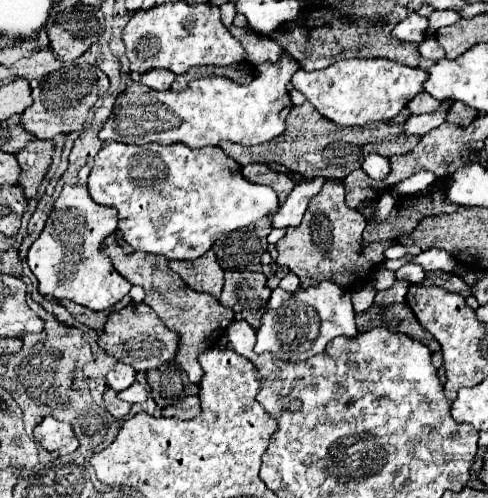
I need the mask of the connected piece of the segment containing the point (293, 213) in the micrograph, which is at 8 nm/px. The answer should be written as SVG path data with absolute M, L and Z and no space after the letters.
M314 177L312 181L296 183L296 187L292 189L292 193L284 201L284 205L280 205L276 215L272 215L272 227L274 229L298 227L304 217L304 211L308 207L308 201L312 199L312 195L316 195L322 189L324 181L326 181L324 177Z

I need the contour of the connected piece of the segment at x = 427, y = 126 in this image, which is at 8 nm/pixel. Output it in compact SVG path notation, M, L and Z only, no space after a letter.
M444 99L442 103L444 103L444 107L440 107L440 111L408 117L408 121L404 123L404 131L406 131L408 135L426 135L428 131L440 127L440 125L446 121L446 115L448 115L448 111L450 111L454 99Z

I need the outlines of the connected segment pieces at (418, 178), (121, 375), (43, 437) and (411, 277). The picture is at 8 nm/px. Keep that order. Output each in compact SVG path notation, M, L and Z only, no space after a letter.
M420 171L420 173L400 181L396 187L392 187L392 193L396 193L396 195L414 195L414 193L418 193L418 191L422 191L428 185L434 183L434 181L426 181L424 177L426 177L426 171Z
M118 363L116 369L106 375L106 379L108 379L108 385L114 391L124 391L124 389L128 389L136 381L136 371L130 365Z
M44 417L34 429L34 437L46 451L56 451L58 455L68 455L78 449L78 439L74 437L72 427L54 417Z
M406 263L406 265L400 267L394 275L396 275L396 279L406 279L406 281L410 281L410 283L422 283L424 277L426 277L424 269L422 269L420 265L414 265L414 263Z

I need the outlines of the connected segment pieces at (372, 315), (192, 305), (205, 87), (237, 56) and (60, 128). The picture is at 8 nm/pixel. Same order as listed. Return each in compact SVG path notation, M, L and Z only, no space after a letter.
M374 303L372 307L356 315L356 325L360 333L374 329L374 327L386 327L392 333L410 335L412 339L424 343L432 353L440 351L438 341L418 323L418 319L414 317L412 309L406 303L396 303L388 307L380 307Z
M108 237L104 243L104 251L110 255L116 271L130 283L140 285L146 291L144 303L150 305L162 323L174 333L178 333L178 353L176 363L188 373L188 379L192 383L200 383L204 371L198 363L198 355L210 347L218 345L218 339L226 335L228 323L234 321L234 313L220 305L212 295L192 291L170 267L168 259L162 259L160 255L144 253L144 251L124 251L114 237Z
M294 59L280 63L262 63L260 71L248 85L238 85L228 77L206 75L188 83L182 91L152 91L144 83L128 81L128 87L118 95L116 105L100 129L102 141L120 141L128 145L172 145L184 143L192 149L232 141L240 145L258 145L278 137L284 131L286 115L292 109L286 83L298 71Z
M184 1L154 5L144 11L138 9L122 31L126 57L130 59L132 73L146 73L162 67L176 75L188 71L194 65L232 65L246 59L244 47L228 33L220 21L220 9L208 3L190 5Z
M66 65L60 71L46 75L36 89L32 89L32 105L22 113L22 127L36 139L54 139L60 133L82 131L88 111L108 91L108 77L94 65Z

